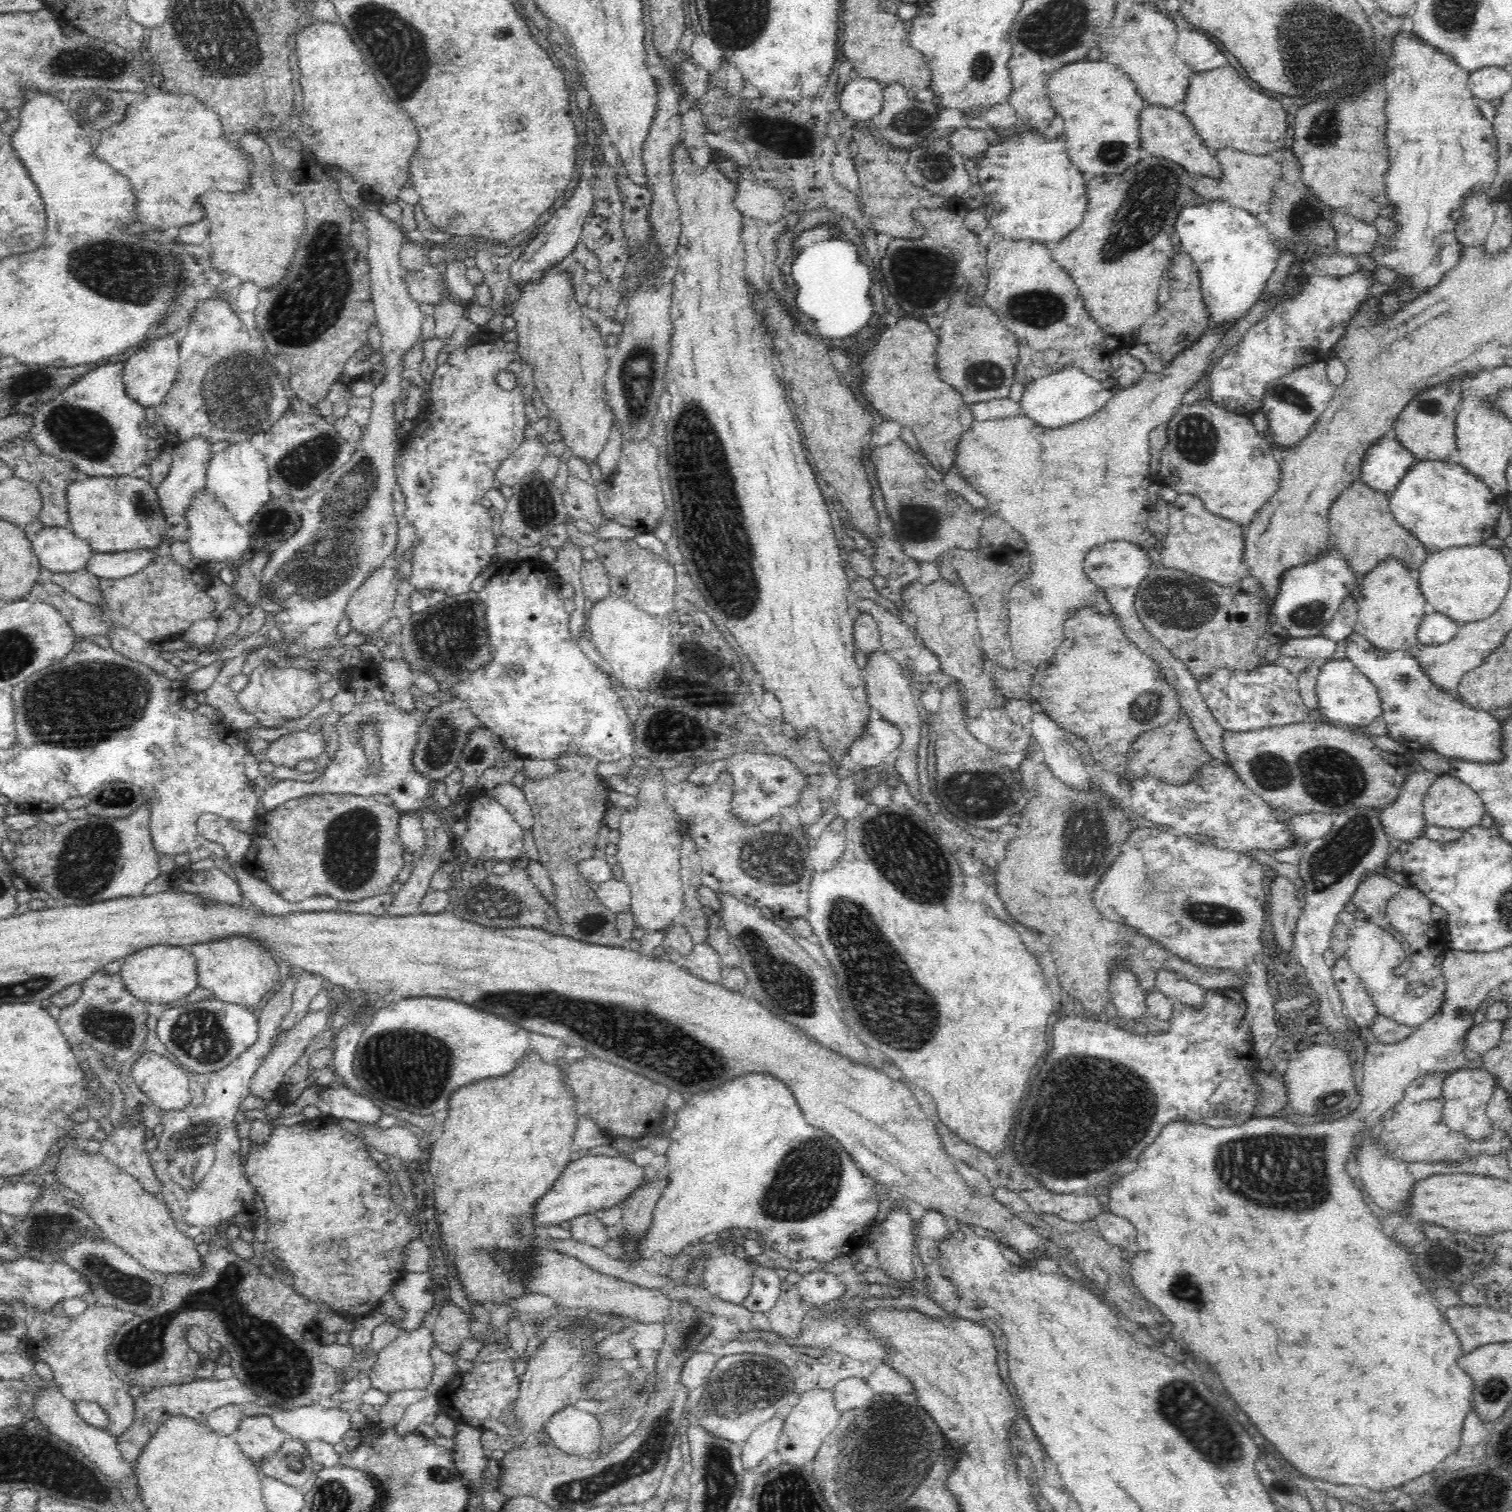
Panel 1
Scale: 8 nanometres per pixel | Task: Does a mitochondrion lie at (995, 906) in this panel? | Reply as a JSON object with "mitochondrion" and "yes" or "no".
{"mitochondrion":"no"}

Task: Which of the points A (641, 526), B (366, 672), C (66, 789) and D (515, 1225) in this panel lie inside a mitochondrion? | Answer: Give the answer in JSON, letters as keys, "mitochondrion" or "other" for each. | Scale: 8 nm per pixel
{"A":"other","B":"other","C":"other","D":"mitochondrion"}

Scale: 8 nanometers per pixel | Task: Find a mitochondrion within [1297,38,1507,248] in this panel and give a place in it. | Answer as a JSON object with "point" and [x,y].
{"point":[1325,128]}

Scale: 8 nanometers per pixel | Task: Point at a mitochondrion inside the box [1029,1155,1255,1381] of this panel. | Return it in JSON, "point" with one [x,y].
{"point":[1187,1285]}

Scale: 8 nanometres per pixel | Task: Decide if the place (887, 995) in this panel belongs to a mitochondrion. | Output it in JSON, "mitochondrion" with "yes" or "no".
{"mitochondrion":"yes"}

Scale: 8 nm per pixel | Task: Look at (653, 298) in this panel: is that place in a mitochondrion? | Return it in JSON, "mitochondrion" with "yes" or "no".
{"mitochondrion":"no"}

